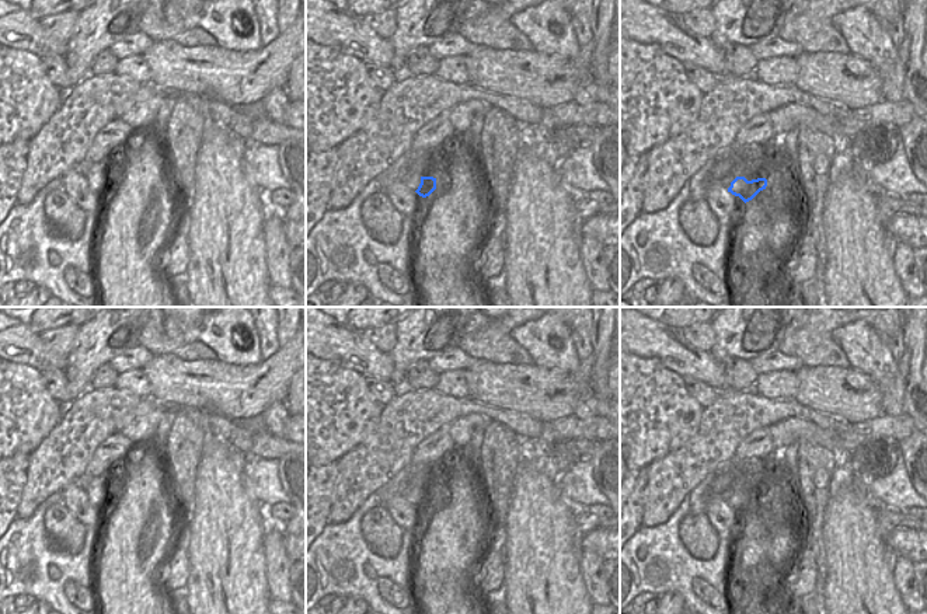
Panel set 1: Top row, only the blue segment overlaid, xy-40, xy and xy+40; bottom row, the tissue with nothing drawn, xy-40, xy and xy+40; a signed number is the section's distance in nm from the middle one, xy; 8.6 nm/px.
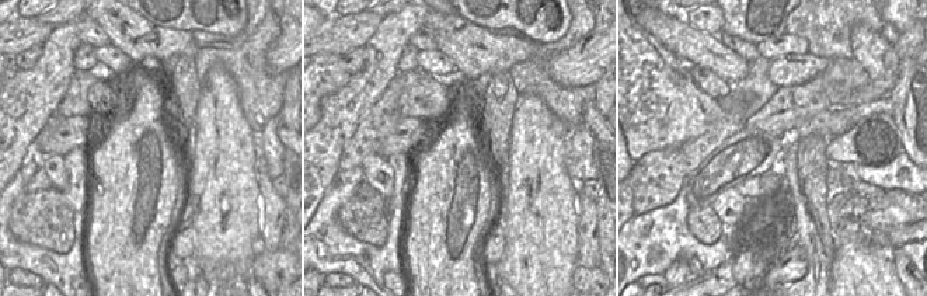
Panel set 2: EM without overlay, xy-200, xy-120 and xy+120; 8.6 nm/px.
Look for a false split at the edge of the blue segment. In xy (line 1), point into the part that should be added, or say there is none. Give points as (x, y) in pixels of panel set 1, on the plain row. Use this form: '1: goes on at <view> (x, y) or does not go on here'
1: goes on at xy (414, 492)

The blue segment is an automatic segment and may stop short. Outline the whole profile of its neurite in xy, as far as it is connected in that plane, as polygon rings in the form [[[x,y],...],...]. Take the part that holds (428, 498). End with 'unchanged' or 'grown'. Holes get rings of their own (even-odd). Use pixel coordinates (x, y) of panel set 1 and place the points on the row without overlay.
[[[411,485],[404,498],[422,512],[429,510],[436,503],[436,492],[422,491],[419,485]]] | grown

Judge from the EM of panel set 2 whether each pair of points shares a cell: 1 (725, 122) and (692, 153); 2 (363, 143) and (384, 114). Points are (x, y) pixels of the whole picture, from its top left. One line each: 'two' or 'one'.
1: one
2: one

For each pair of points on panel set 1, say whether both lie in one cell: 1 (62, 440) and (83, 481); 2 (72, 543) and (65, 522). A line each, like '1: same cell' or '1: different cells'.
1: different cells
2: same cell

